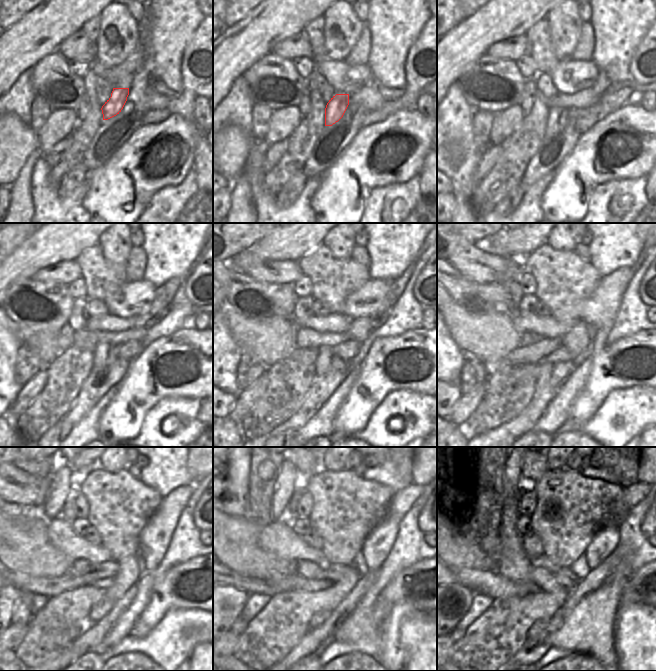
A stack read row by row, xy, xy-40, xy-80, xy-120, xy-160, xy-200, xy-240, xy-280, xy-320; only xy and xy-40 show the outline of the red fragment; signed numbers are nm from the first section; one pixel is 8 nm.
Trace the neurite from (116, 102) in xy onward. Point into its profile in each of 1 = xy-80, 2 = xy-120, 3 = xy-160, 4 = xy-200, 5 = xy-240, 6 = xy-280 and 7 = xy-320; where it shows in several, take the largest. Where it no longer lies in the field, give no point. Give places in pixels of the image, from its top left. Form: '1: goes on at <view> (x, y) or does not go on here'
1: goes on at xy-80 (557, 116)
2: goes on at xy-120 (104, 352)
3: goes on at xy-160 (326, 360)
4: goes on at xy-200 (553, 374)
5: goes on at xy-240 (100, 610)
6: goes on at xy-280 (318, 618)
7: goes on at xy-320 (535, 634)

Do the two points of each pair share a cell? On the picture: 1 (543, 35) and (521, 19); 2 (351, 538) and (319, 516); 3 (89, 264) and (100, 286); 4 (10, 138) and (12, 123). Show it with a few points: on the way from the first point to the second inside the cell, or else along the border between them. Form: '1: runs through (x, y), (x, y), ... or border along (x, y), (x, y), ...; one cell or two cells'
1: border along (546, 17), (537, 21), (525, 34); two cells
2: runs through (343, 531), (327, 517); one cell
3: runs through (94, 269), (100, 276), (100, 281); one cell
4: runs through (10, 134), (10, 127); one cell

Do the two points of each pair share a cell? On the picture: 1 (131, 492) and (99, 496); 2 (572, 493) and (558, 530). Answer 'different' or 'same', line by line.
1: same
2: same

